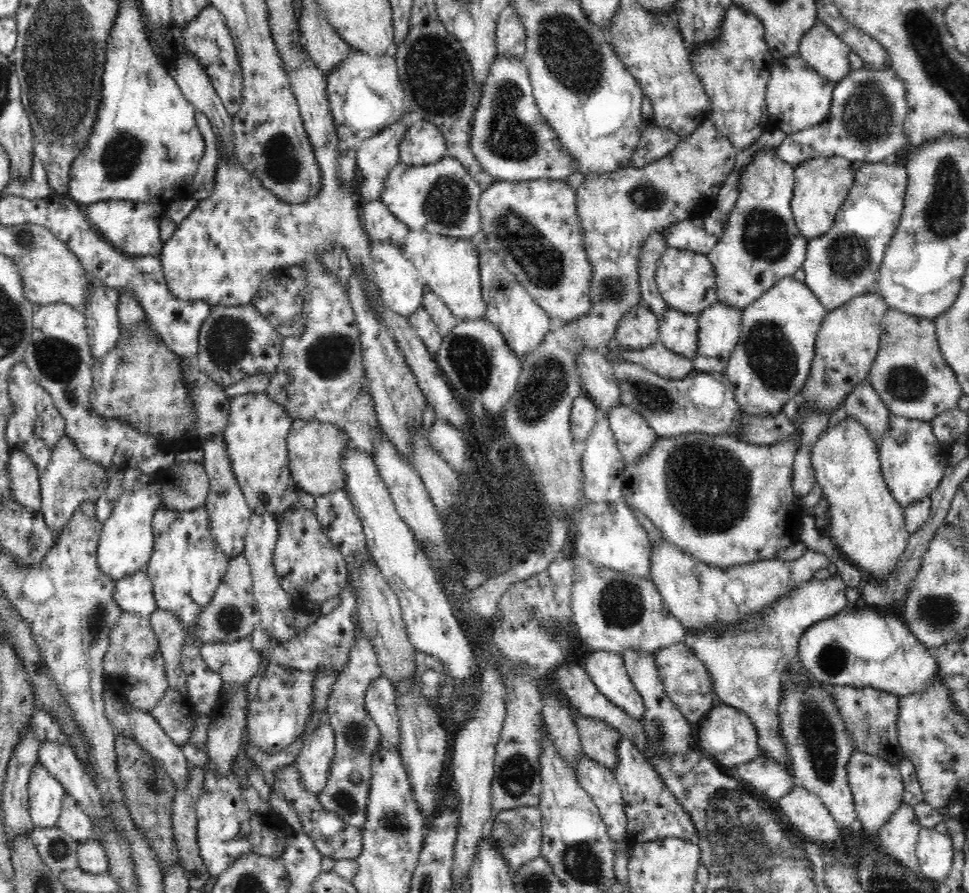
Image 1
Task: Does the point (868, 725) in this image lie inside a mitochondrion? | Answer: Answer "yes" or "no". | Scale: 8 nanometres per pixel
yes

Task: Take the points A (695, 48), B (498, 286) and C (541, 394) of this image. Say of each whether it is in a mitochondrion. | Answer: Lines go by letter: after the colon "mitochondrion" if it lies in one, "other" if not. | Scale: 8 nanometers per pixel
A: other
B: mitochondrion
C: mitochondrion

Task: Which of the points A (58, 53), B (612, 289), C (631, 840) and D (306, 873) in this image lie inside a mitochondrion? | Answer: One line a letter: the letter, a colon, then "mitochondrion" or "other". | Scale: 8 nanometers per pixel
A: mitochondrion
B: mitochondrion
C: other
D: other

